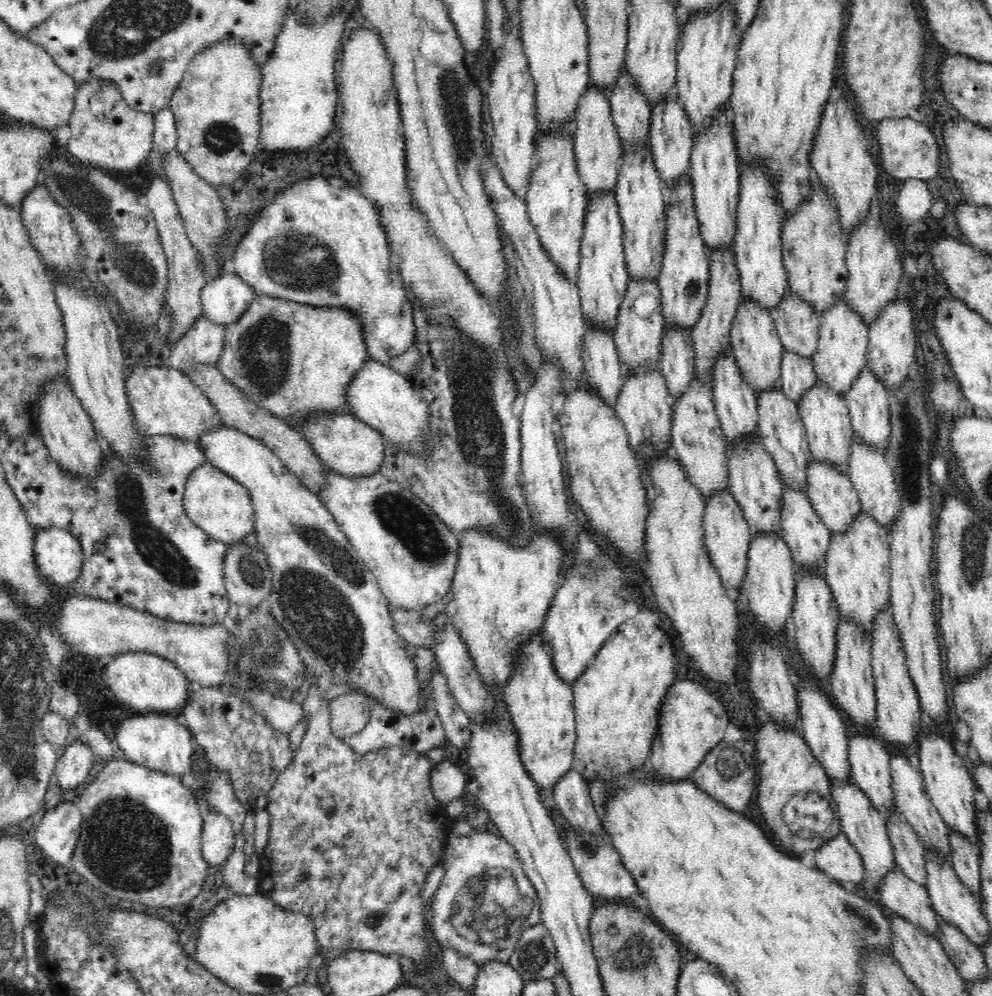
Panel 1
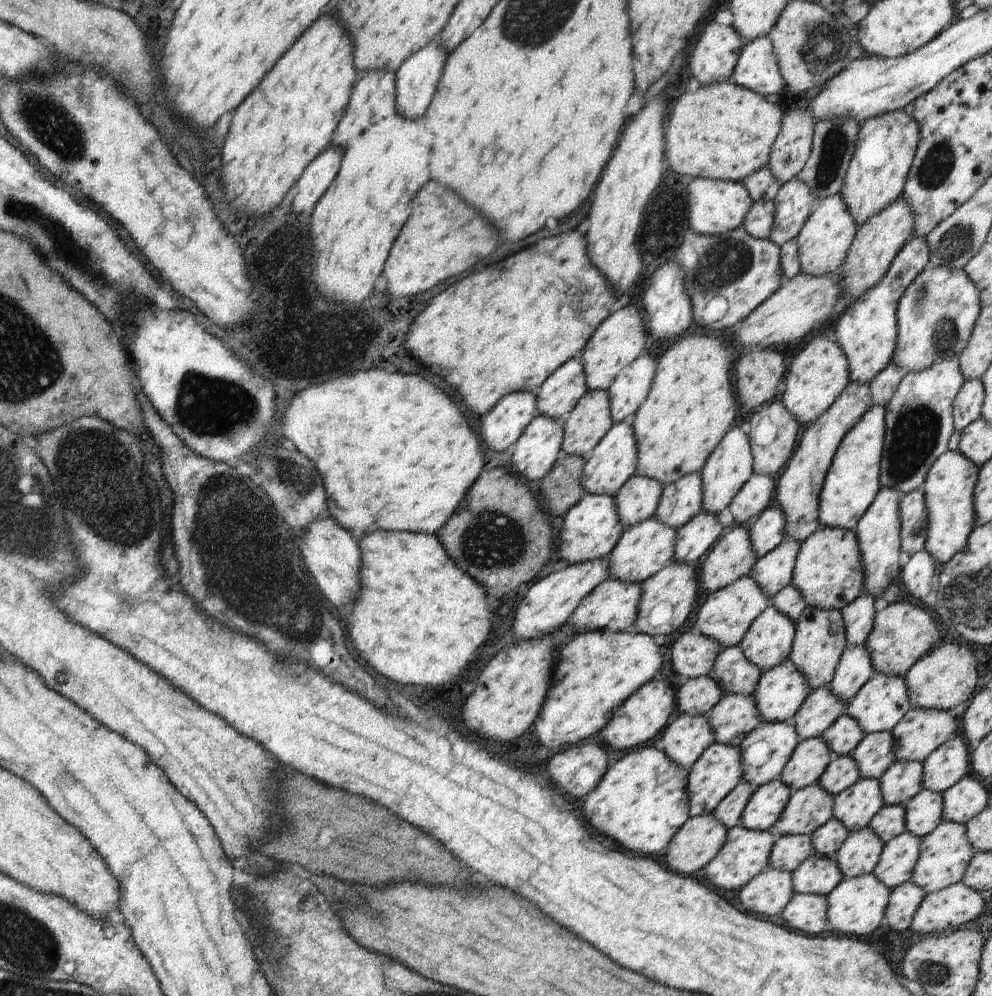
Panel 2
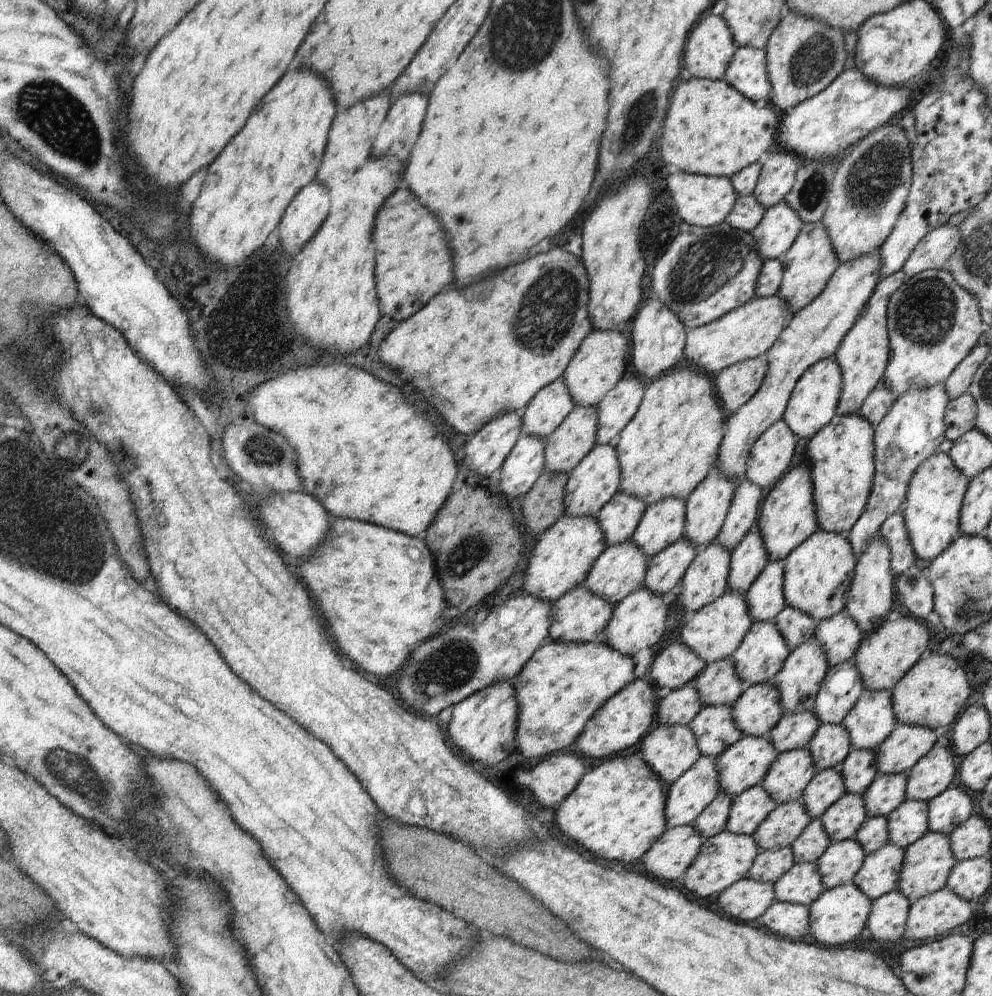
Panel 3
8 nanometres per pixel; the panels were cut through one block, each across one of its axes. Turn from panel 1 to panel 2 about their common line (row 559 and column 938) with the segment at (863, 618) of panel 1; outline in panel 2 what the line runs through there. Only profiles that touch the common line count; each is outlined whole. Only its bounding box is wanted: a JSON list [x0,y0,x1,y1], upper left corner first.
[909,820,976,895]

